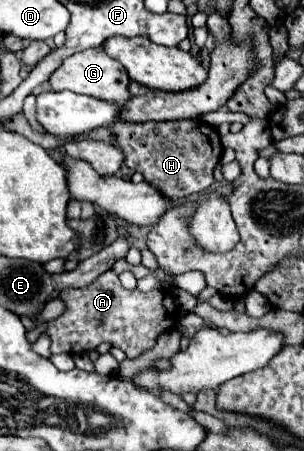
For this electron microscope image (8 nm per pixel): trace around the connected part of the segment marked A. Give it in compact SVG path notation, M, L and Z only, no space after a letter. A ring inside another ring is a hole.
M105 272L101 274L95 282L91 282L85 288L65 288L59 298L65 302L65 312L57 318L47 322L45 334L51 338L51 352L67 352L67 354L81 354L81 352L91 352L95 350L101 342L111 342L113 346L125 350L127 358L137 358L143 350L149 350L155 346L157 338L163 332L169 332L175 322L177 322L177 302L169 292L163 290L151 290L151 292L141 292L141 290L125 290L119 282L119 276L115 272Z

